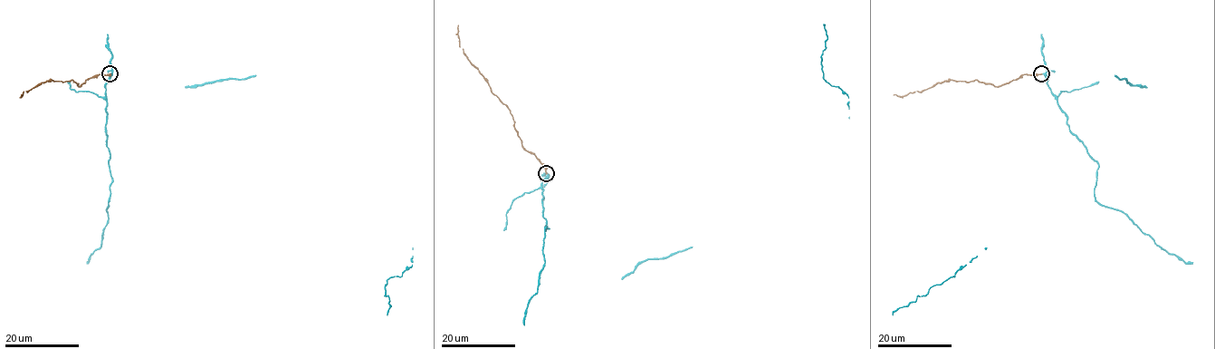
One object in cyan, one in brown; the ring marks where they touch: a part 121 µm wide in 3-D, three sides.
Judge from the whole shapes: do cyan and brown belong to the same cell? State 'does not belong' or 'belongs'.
belongs

